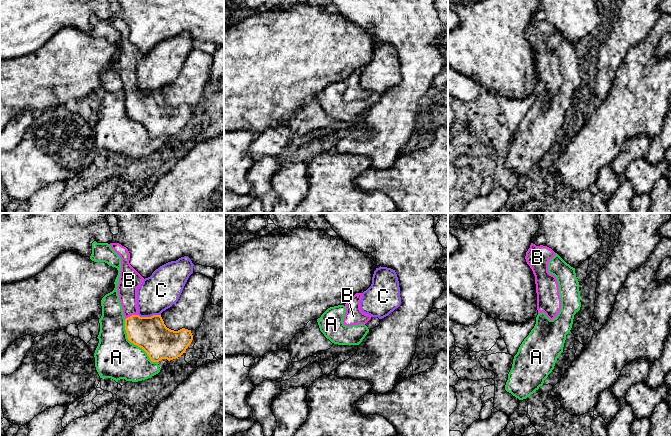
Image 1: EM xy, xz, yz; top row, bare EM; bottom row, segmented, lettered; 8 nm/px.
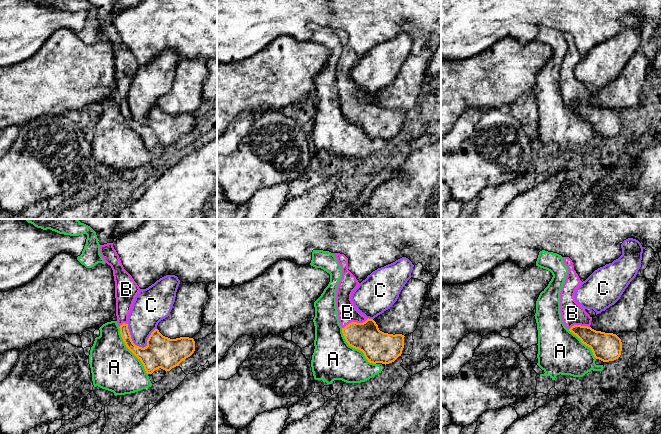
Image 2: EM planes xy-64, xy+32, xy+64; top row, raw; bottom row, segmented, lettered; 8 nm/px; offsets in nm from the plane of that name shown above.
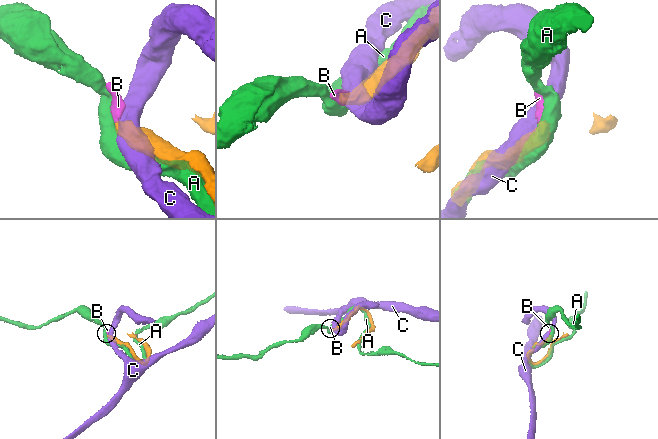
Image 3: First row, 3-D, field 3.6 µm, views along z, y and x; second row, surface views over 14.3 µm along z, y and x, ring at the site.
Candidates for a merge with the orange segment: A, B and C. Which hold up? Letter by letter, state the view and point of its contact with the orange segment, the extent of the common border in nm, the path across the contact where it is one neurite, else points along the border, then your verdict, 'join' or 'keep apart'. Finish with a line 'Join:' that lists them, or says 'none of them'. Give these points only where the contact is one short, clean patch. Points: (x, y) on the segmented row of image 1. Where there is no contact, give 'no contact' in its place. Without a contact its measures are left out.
A: meets orange in xy at (134, 344); contact 440 nm long; keep apart
B: meets orange in xy at (132, 315); contact 110 nm long; runs through xy (149, 333), (132, 315), (127, 287); join
C: meets orange in xy at (149, 317); contact 180 nm long; keep apart
Join: B

